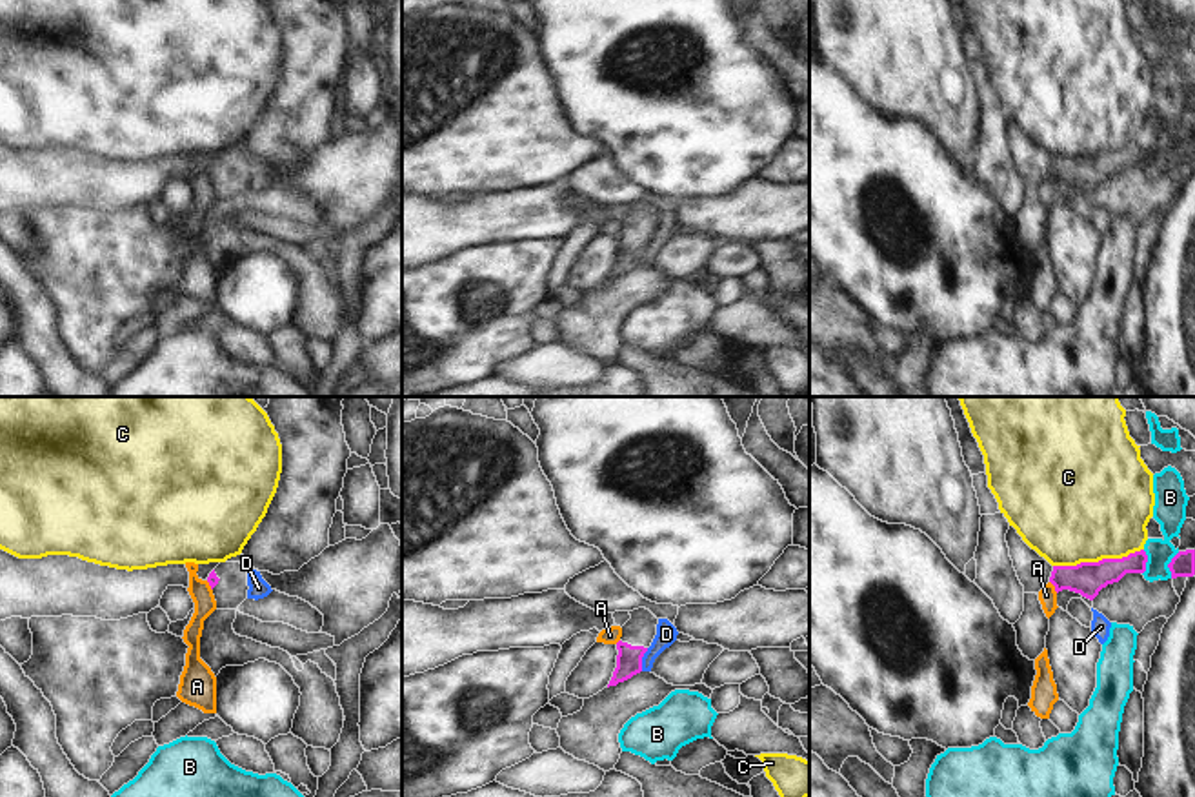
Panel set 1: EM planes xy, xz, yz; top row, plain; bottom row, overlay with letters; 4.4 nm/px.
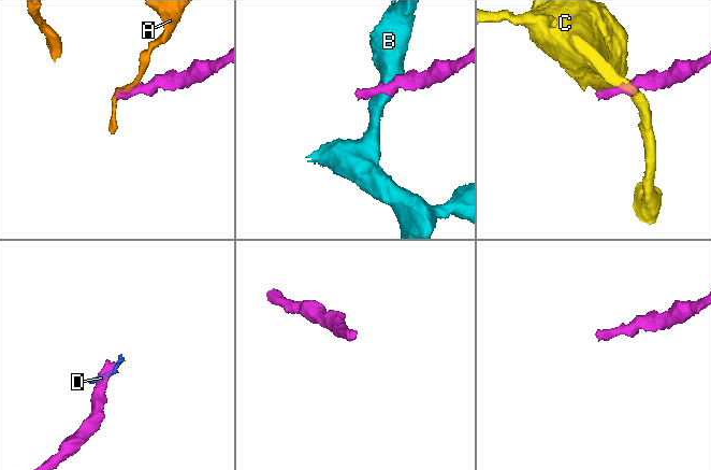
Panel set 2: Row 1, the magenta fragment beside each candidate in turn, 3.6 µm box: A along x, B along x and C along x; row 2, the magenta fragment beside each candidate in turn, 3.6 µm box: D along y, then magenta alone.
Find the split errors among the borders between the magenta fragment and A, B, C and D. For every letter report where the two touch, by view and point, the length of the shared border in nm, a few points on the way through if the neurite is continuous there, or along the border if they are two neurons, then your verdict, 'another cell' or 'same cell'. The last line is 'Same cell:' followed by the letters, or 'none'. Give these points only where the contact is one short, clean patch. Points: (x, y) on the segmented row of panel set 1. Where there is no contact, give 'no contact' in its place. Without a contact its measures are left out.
A: yz (1054, 585) | 70 nm | along yz (1050, 581), (1057, 592) | another cell
B: yz (1168, 564) | 130 nm | along yz (1179, 552), (1168, 564), (1170, 577) | another cell
C: yz (1099, 561) | 400 nm | along yz (1143, 548), (1121, 557), (1054, 566) | another cell
D: xz (641, 659) | 110 nm | along xz (648, 648), (641, 670) | another cell
Same cell: none

